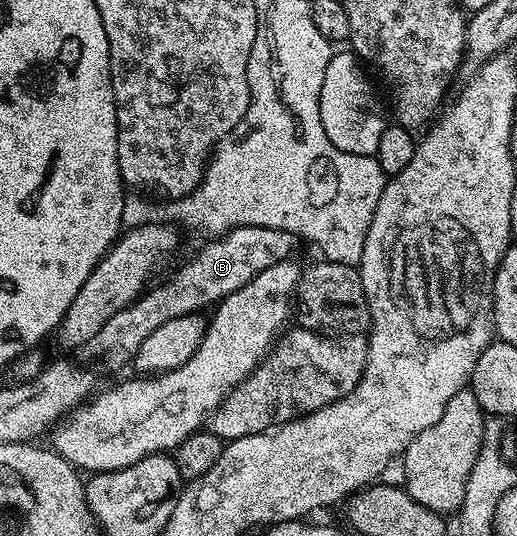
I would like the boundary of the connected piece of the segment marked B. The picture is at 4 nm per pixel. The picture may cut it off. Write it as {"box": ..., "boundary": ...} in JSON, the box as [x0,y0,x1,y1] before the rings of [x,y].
{"box":[88,225,296,369],"boundary":[[[253,225],[252,227],[236,227],[232,231],[223,233],[220,237],[207,240],[205,244],[206,246],[191,261],[184,262],[163,285],[158,285],[155,289],[147,288],[138,300],[132,302],[128,307],[116,311],[116,315],[112,315],[112,319],[108,319],[108,323],[104,323],[104,327],[100,327],[96,336],[91,338],[88,348],[96,356],[102,357],[103,363],[108,368],[122,369],[125,365],[129,366],[134,360],[136,351],[140,351],[140,343],[144,343],[144,339],[148,339],[148,335],[152,335],[152,331],[156,331],[156,327],[160,327],[163,323],[168,323],[180,315],[205,310],[205,305],[217,306],[218,302],[223,301],[228,295],[232,295],[232,291],[240,291],[240,287],[247,285],[252,279],[256,279],[256,275],[260,275],[260,271],[281,261],[291,260],[295,256],[293,253],[296,239],[283,229]]]}

